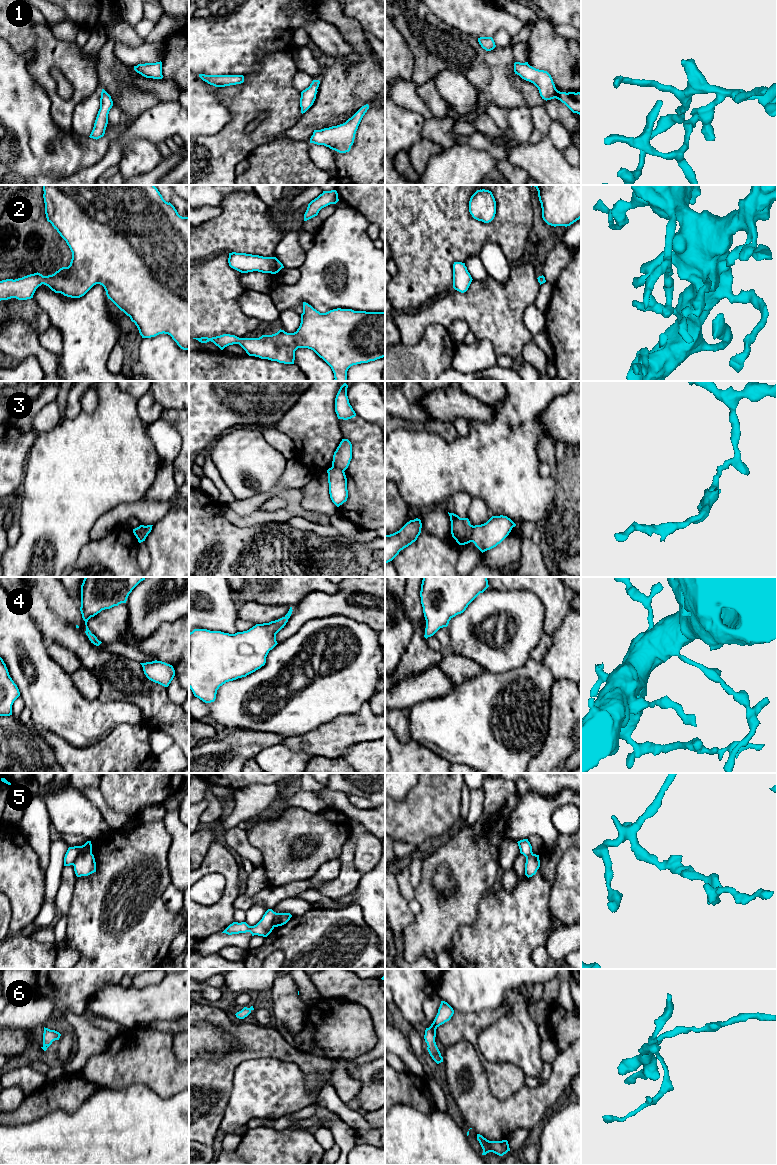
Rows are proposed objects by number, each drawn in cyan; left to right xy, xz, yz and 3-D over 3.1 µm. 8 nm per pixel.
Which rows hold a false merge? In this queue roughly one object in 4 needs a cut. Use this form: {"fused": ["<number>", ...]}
{"fused": ["3", "5"]}

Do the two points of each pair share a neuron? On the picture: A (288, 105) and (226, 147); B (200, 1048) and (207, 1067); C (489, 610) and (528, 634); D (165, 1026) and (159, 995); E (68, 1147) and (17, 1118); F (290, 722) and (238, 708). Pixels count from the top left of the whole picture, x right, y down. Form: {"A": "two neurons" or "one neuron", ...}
{"A": "one neuron", "B": "two neurons", "C": "one neuron", "D": "two neurons", "E": "two neurons", "F": "one neuron"}

